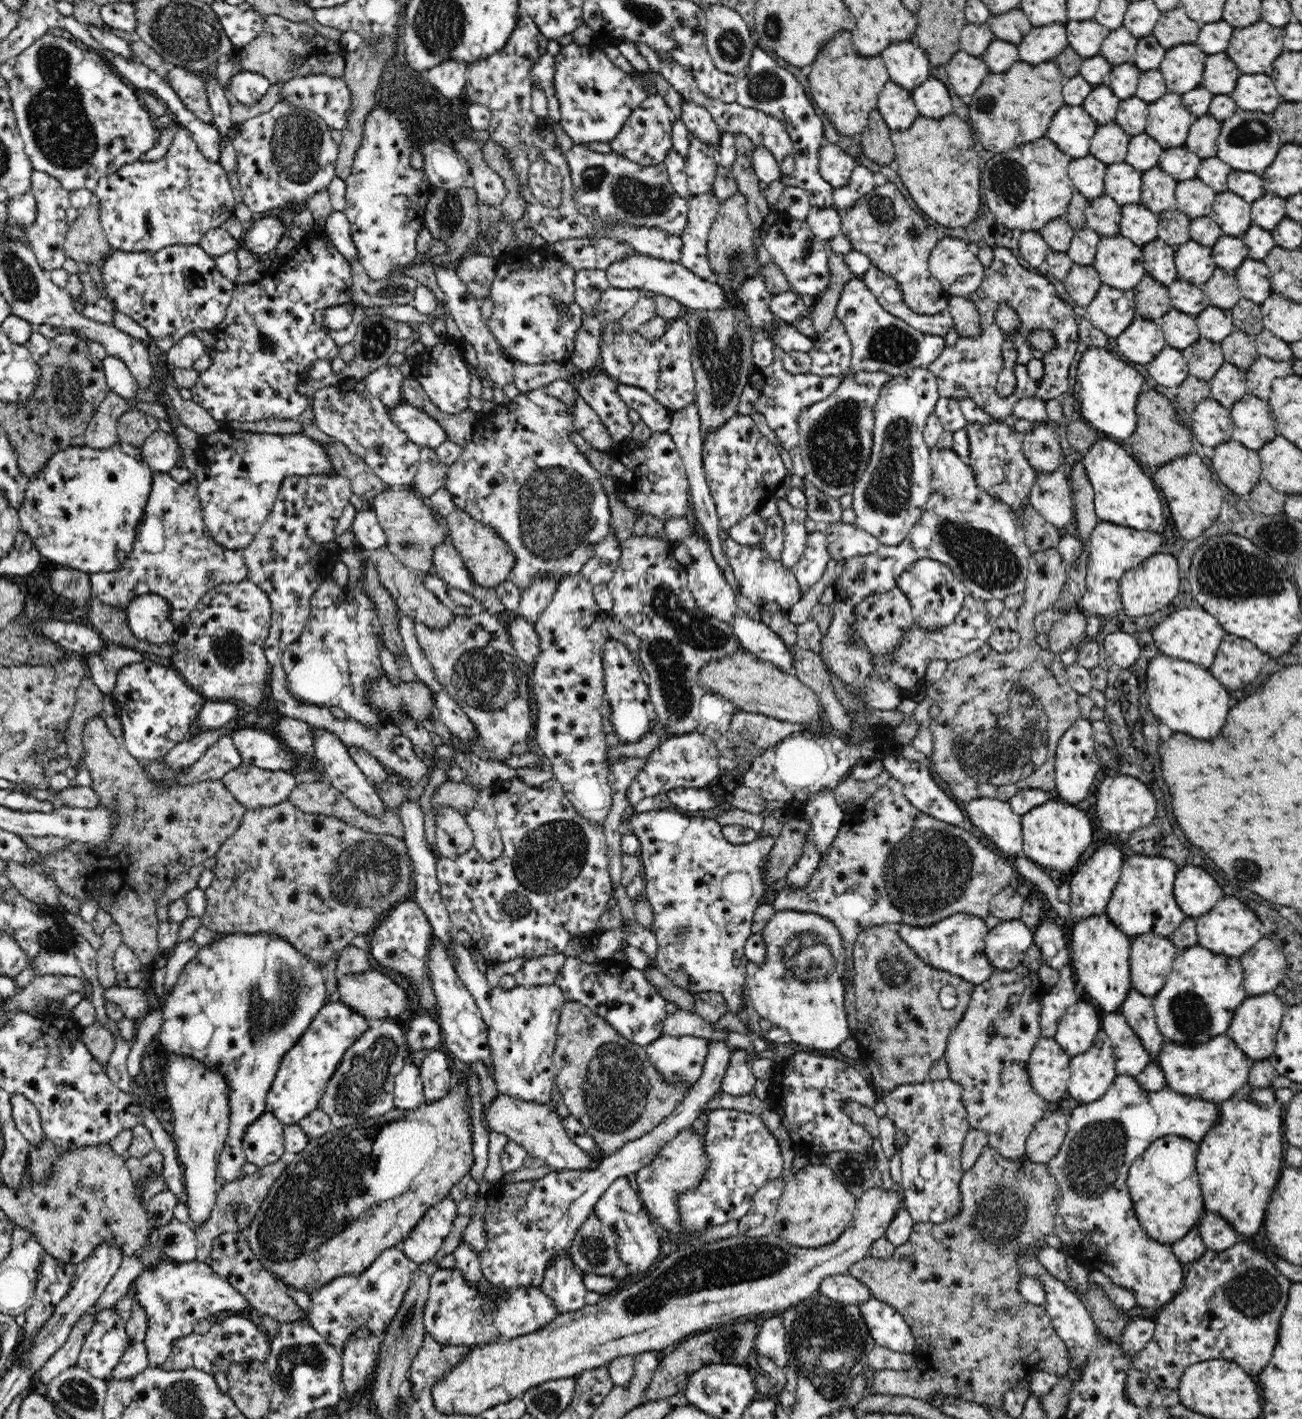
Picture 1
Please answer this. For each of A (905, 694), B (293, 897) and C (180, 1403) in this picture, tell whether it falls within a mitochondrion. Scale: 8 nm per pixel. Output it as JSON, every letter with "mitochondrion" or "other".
{"A":"other","B":"other","C":"mitochondrion"}

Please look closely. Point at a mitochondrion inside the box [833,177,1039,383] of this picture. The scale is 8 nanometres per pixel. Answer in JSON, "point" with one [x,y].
{"point":[891,345]}

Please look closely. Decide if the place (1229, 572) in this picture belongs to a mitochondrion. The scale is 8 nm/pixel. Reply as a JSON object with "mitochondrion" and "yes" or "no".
{"mitochondrion":"yes"}

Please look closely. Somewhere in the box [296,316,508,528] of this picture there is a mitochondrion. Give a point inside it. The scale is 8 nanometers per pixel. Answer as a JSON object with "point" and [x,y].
{"point":[376,337]}

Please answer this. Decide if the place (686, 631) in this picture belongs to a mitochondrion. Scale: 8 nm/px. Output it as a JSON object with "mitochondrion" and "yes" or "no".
{"mitochondrion":"yes"}

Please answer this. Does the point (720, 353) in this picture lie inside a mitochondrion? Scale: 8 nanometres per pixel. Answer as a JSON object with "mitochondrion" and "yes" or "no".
{"mitochondrion":"yes"}

